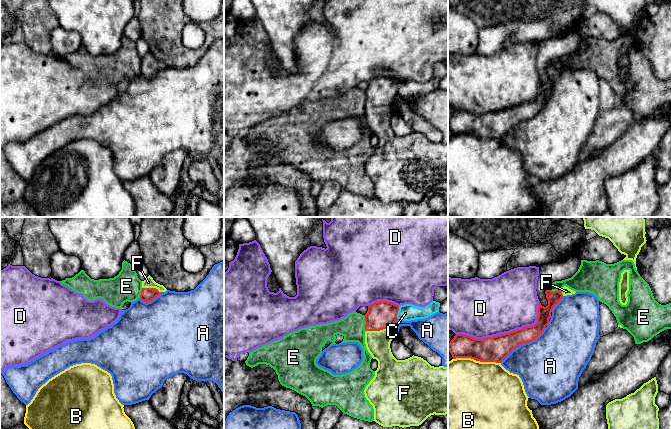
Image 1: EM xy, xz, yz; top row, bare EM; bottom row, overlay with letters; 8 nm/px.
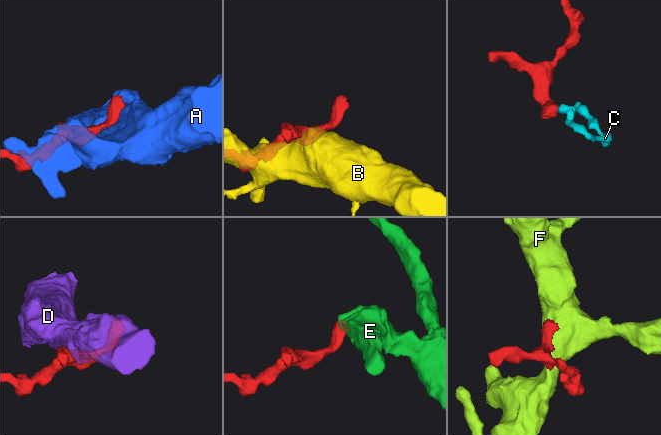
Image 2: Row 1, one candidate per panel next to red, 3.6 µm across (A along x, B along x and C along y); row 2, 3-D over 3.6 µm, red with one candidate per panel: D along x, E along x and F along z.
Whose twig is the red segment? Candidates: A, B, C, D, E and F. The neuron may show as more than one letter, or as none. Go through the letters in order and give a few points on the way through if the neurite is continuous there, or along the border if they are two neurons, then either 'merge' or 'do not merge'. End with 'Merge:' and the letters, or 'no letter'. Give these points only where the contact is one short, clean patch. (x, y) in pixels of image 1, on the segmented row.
A: do not merge
B: do not merge
C: border along xz (399, 306), (397, 318); do not merge
D: do not merge
E: border along xz (363, 315), (366, 330); do not merge
F: runs through xz (381, 315), (377, 330), (377, 343); merge
Merge: F

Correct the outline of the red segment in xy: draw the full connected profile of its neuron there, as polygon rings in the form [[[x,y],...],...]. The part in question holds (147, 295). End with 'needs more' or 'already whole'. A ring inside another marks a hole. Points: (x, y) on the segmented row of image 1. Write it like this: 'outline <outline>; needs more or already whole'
outline [[[149,275],[144,281],[142,281],[142,291],[140,299],[148,303],[166,291],[167,289],[163,285],[156,283]]]; needs more

